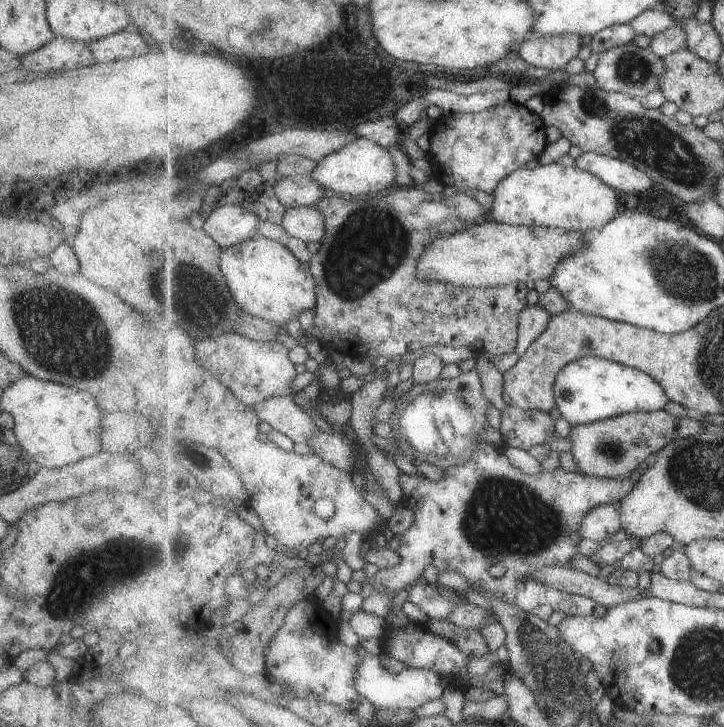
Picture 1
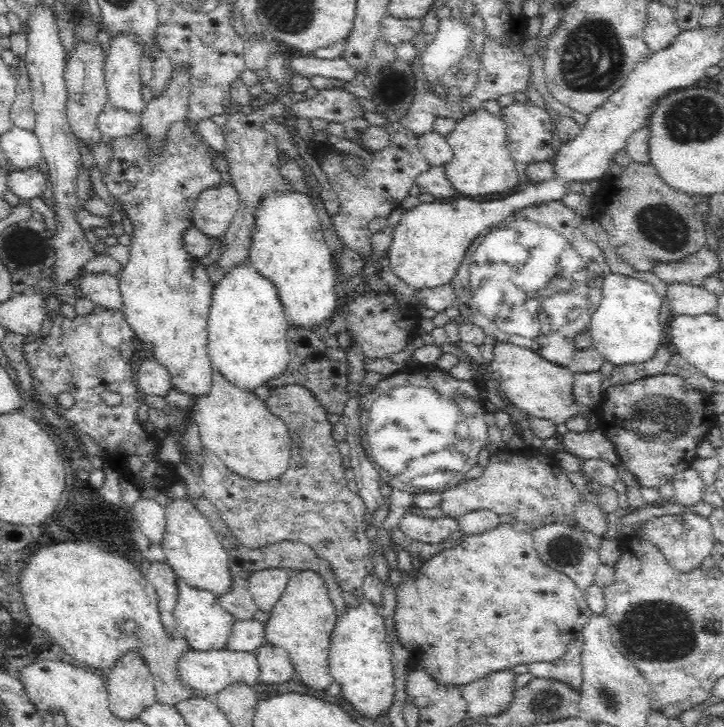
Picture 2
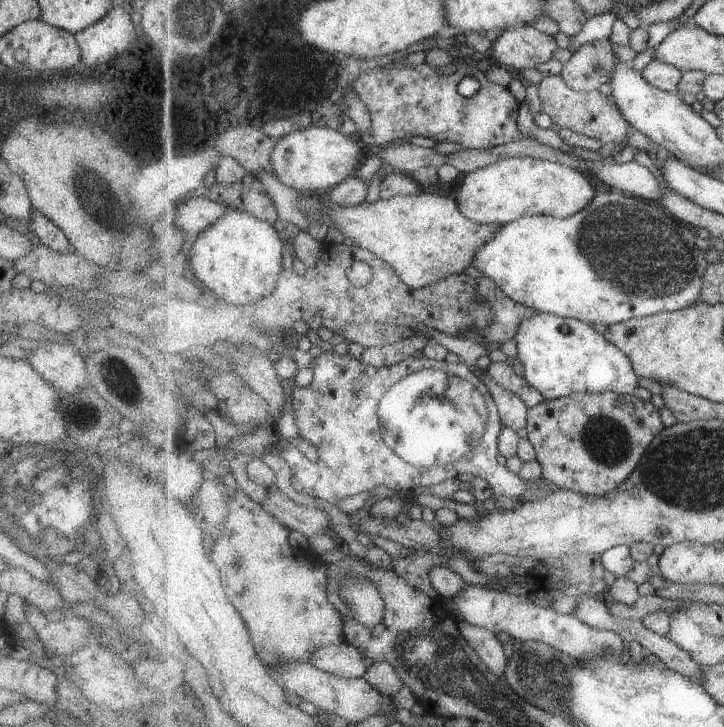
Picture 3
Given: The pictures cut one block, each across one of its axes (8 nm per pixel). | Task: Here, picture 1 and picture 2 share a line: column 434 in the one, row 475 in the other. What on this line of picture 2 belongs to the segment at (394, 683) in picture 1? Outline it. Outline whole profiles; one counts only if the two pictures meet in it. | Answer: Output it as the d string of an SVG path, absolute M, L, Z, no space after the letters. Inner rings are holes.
M686 467L670 476L670 483L674 489L674 501L685 506L698 504L704 492L704 481L694 467Z

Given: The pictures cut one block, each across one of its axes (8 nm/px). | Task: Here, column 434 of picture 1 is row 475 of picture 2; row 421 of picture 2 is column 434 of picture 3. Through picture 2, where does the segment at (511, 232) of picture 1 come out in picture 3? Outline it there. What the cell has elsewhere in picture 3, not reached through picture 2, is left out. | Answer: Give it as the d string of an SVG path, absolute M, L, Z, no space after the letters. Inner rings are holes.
M434 190L421 194L394 196L387 200L380 198L375 202L363 201L357 206L329 204L329 202L325 202L323 195L324 193L299 193L297 217L307 216L309 220L315 220L319 224L337 228L345 237L353 240L361 248L374 252L378 257L391 264L400 274L401 280L404 280L407 286L411 286L413 290L421 290L429 284L437 284L437 282L445 280L447 276L463 274L466 268L473 266L475 254L501 228L501 225L498 224L481 224L467 218L453 198L439 196Z

